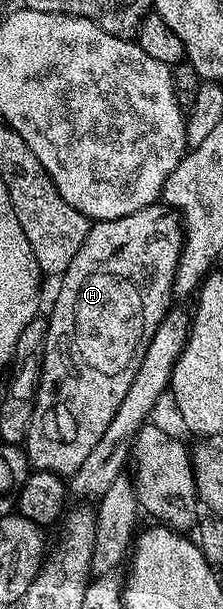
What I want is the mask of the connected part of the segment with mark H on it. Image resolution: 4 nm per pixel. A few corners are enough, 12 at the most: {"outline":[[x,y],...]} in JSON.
{"outline":[[181,217],[94,222],[60,275],[34,470],[100,444],[175,297]]}

